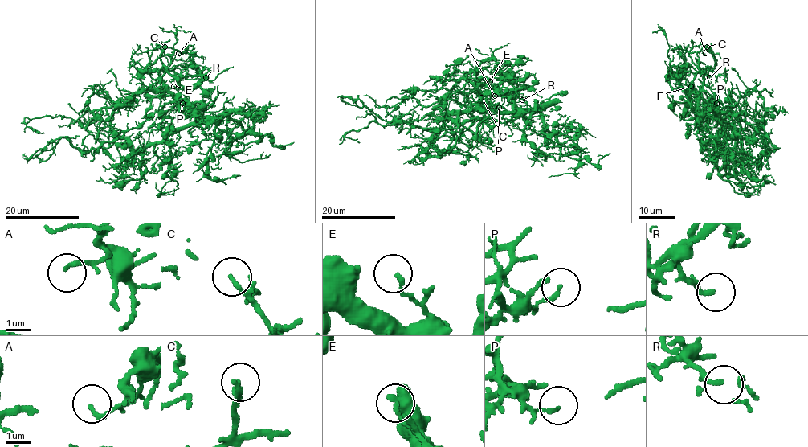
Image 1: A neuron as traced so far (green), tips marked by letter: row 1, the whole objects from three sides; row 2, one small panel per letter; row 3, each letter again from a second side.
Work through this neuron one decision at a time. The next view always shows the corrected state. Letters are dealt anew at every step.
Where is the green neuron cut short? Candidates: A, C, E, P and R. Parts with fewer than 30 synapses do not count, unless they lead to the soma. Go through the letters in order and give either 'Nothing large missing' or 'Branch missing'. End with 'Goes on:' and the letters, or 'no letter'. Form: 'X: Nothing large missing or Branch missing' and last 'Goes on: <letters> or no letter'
A: Nothing large missing
C: Nothing large missing
E: Nothing large missing
P: Nothing large missing
R: Nothing large missing
Goes on: no letter

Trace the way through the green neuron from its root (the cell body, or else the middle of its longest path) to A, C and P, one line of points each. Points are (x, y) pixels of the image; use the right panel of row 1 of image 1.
A: (715, 104), (708, 92), (695, 91), (694, 108), (687, 95), (699, 70), (696, 52), (705, 53)
C: (715, 104), (695, 91), (694, 108), (670, 83), (672, 67), (709, 75), (715, 59), (707, 47)
P: (715, 104), (708, 92), (695, 91), (707, 103), (713, 105), (716, 103)

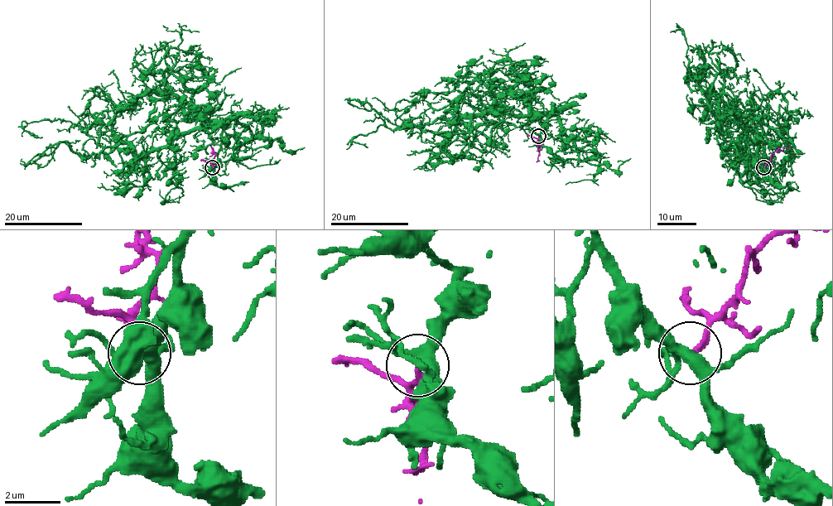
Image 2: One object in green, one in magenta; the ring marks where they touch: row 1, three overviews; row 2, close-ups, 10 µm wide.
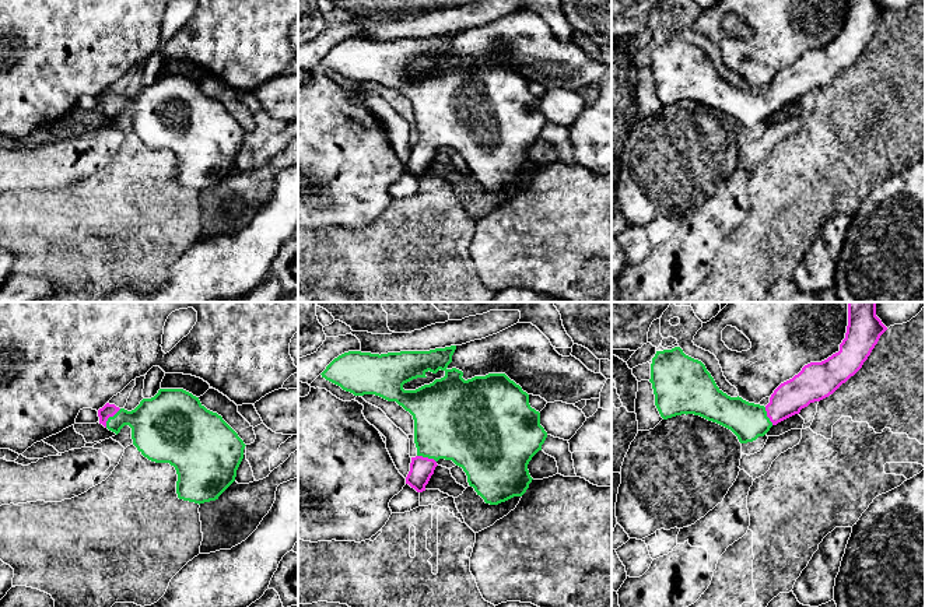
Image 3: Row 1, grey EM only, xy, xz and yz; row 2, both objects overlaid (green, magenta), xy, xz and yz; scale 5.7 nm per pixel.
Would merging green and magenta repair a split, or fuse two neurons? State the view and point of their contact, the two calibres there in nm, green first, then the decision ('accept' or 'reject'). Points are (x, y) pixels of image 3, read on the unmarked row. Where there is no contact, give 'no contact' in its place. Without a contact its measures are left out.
meets green in xy at (109, 104); 260 nm thick on the green side, 80 nm on the other; accept

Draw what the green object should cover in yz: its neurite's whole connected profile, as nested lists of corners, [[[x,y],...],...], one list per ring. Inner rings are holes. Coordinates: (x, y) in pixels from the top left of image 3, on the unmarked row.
[[[848,0],[847,20],[840,31],[840,38],[821,49],[805,52],[798,62],[774,77],[765,94],[723,80],[705,52],[686,42],[680,34],[656,38],[652,45],[649,66],[655,81],[655,92],[663,106],[682,101],[694,101],[730,116],[740,130],[753,129],[758,123],[764,123],[772,112],[799,101],[810,90],[833,81],[862,55],[886,17],[887,14],[876,0]]]

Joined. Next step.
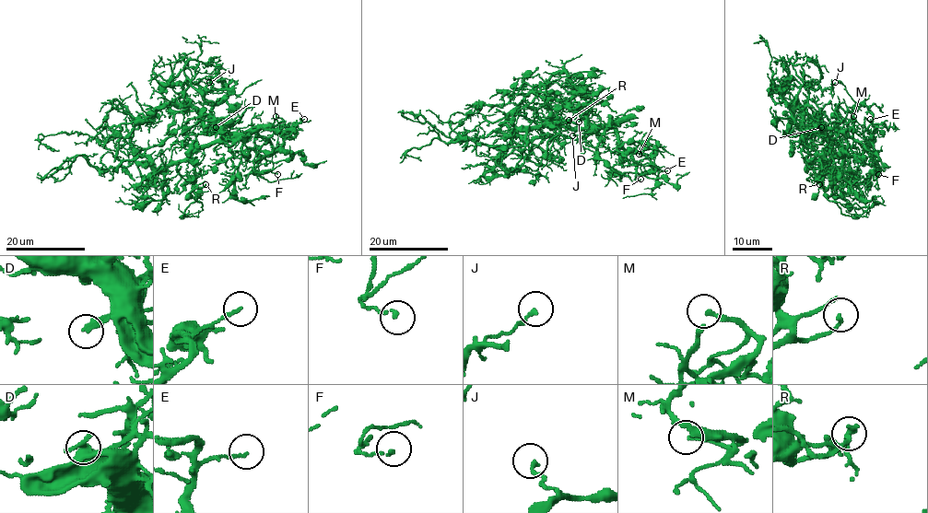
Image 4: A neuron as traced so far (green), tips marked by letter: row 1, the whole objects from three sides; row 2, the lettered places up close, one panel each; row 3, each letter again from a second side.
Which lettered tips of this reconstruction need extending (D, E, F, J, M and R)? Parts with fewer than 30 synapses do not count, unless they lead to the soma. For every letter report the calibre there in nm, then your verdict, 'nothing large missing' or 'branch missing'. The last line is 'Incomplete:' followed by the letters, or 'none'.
D: 160 nm thick; nothing large missing
E: 150 nm thick; nothing large missing
F: 140 nm thick; nothing large missing
J: 170 nm thick; nothing large missing
M: 190 nm thick; branch missing
R: 150 nm thick; nothing large missing
Incomplete: M

